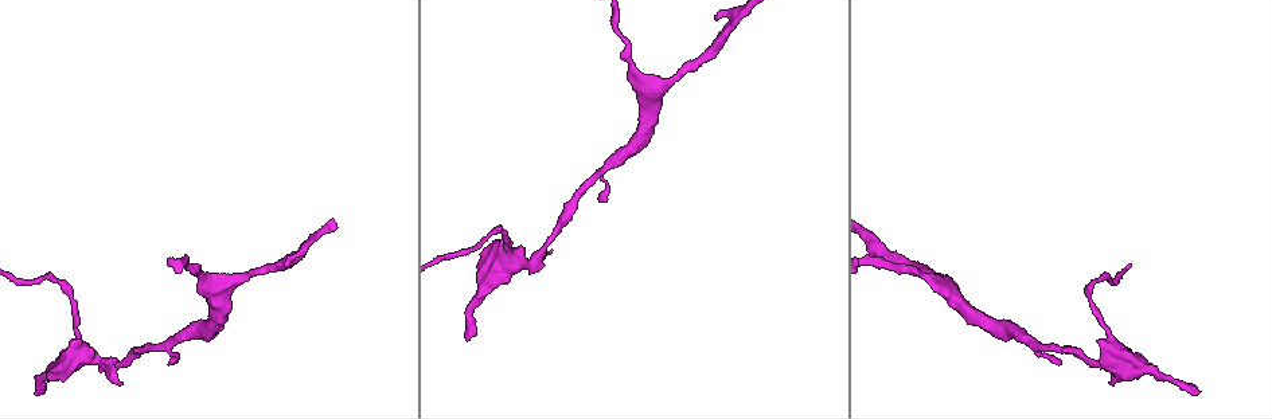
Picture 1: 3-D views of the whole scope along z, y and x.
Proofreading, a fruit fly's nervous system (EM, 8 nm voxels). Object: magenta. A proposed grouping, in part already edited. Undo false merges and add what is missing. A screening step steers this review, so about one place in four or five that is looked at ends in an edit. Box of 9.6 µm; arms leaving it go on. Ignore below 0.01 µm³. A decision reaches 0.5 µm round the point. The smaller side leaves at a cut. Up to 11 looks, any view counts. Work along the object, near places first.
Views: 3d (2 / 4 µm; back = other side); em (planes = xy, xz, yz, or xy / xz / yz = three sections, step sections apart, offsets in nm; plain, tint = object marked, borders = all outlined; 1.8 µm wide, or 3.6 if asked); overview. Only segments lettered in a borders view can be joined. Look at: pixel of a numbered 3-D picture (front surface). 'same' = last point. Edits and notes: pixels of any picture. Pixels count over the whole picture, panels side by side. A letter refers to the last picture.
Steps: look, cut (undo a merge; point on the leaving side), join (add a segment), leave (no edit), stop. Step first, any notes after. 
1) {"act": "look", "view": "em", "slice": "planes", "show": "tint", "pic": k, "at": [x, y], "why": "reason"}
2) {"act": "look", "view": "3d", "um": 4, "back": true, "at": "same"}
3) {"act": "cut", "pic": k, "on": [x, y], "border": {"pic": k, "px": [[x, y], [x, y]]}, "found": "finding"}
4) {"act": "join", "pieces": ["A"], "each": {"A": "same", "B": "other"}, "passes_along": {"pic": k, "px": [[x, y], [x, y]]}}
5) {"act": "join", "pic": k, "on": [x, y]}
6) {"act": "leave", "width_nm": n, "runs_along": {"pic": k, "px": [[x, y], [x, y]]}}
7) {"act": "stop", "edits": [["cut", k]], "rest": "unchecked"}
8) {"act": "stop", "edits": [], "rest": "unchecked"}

{"act": "look", "view": "em", "slice": "planes", "show": "borders", "pic": 1, "at": [1055, 363], "why": "tapers out"}

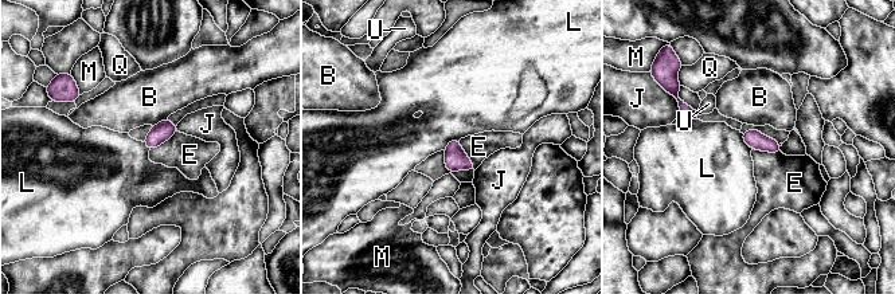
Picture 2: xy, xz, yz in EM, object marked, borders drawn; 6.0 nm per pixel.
{"act": "leave", "each": {"B": "other", "E": "other", "J": "other", "L": "other", "M": "other", "Q": "other", "U": "other"}, "border": {"pic": 2, "px": [[458, 140], [475, 169]]}, "found": "none of them fits"}

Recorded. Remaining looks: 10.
{"act": "look", "view": "em", "um": 3.6, "slice": "planes", "show": "borders", "pic": 1, "at": [718, 19], "why": "branch stops here"}

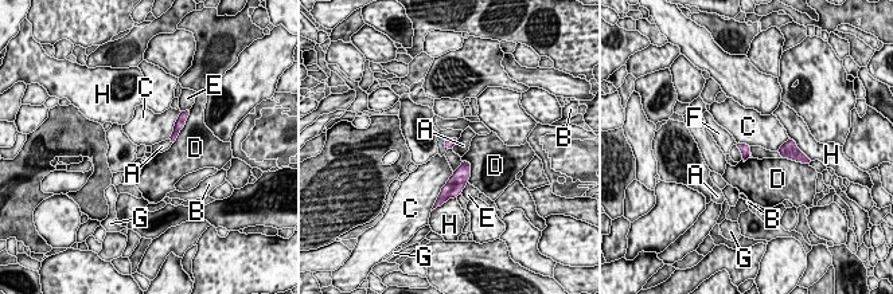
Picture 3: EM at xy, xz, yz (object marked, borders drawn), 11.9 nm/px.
{"act": "leave", "each": {"A": "other", "B": "other", "C": "other", "D": "other", "E": "other", "F": "other", "G": "other", "H": "other"}, "border": {"pic": 3, "px": [[179, 114], [168, 138]]}, "found": "none of them fits"}

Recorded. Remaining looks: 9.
{"act": "look", "view": "3d", "um": 2, "pic": 1, "at": [948, 288]}

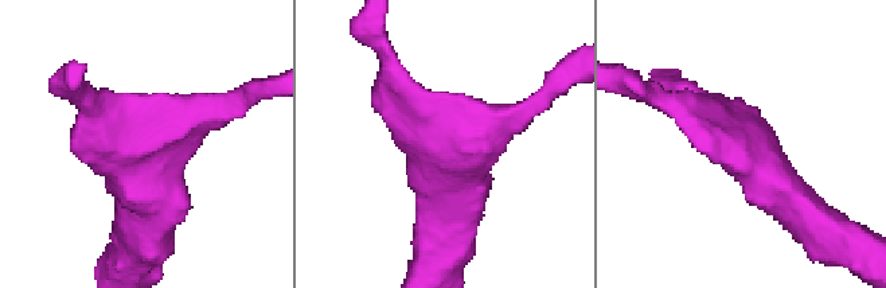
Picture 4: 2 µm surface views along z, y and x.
{"act": "look", "view": "em", "slice": "xy", "step": 8, "show": "tint", "pic": 4, "at": [753, 144]}

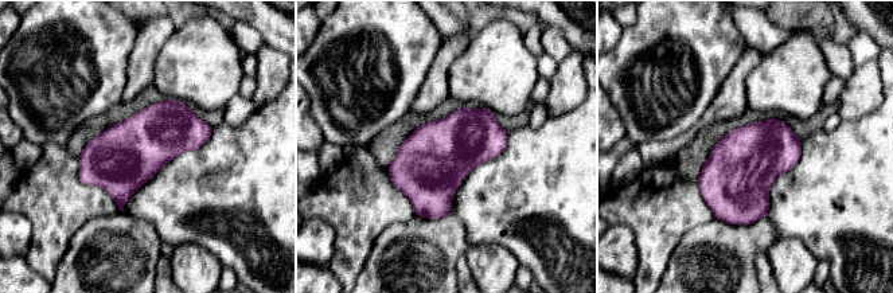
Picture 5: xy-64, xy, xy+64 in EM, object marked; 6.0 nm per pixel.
{"act": "look", "view": "em", "slice": "planes", "show": "borders", "at": "same"}

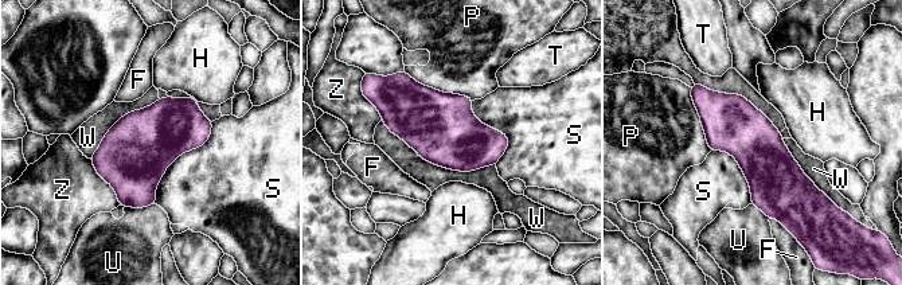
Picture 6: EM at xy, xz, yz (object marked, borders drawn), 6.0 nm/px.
{"act": "leave", "longest_contact_nm": ["W", 750], "each": {"F": "other", "H": "other", "P": "other", "S": "other", "T": "other", "U": "other", "W": "other", "Z": "other"}, "runs_along": {"pic": 6, "px": [[696, 88], [764, 157], [781, 215]]}, "found": "all the same cell"}

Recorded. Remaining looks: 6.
{"act": "look", "view": "3d", "um": 4, "pic": 1, "at": [1119, 354], "why": "thick turns thin"}

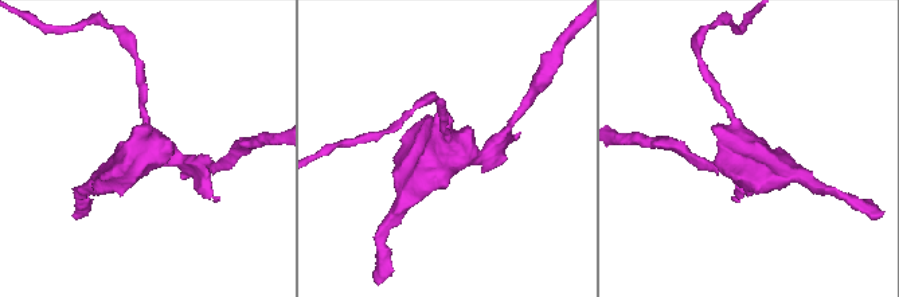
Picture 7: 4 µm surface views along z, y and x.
{"act": "look", "view": "em", "slice": "planes", "show": "tint", "pic": 7, "at": [747, 152], "why": "shape alone is not enough"}

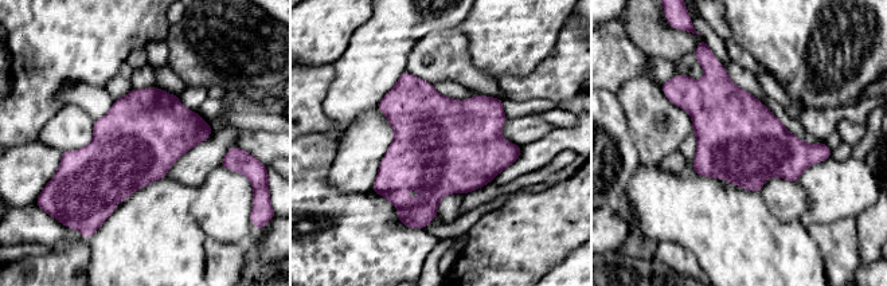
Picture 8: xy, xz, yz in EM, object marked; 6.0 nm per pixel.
{"act": "look", "view": "em", "slice": "planes", "show": "borders", "at": "same"}

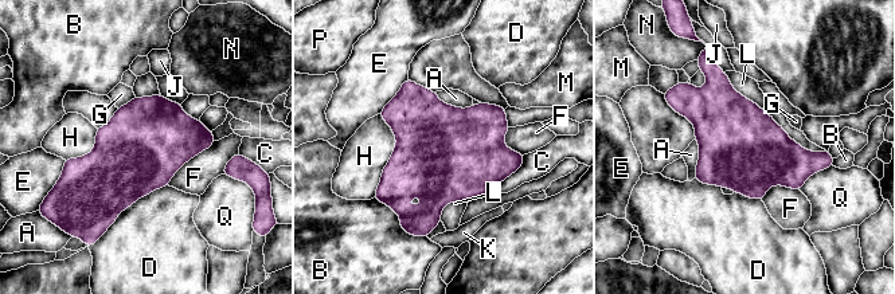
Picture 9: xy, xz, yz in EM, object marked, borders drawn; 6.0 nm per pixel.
{"act": "leave", "longest_contact_nm": ["L", 750], "each": {"A": "other", "B": "other", "C": "other", "D": "other", "E": "other", "F": "other", "G": "other", "H": "other", "J": "other", "K": "other", "L": "other", "M": "other", "N": "other", "P": "other", "Q": "other"}, "border": {"pic": 9, "px": [[215, 141], [191, 157], [167, 184]]}, "found": "continuous, no second cell"}

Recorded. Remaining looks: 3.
{"act": "look", "view": "em", "slice": "xy", "step": 8, "show": "tint", "pic": 1, "at": [468, 340], "why": "thin end"}

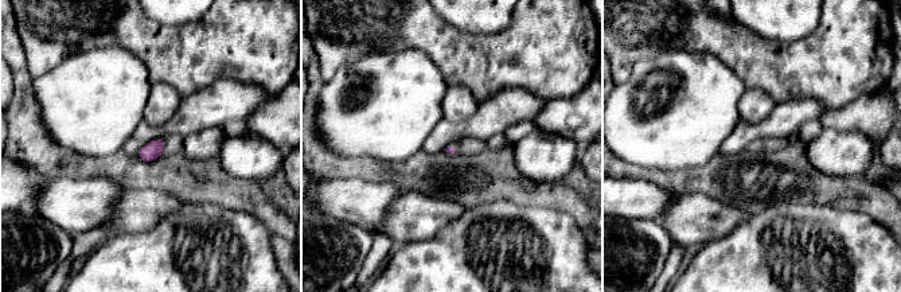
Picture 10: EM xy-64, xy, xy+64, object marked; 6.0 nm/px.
{"act": "look", "view": "em", "slice": "yz", "step": 8, "show": "borders", "at": "same", "why": "cut it another way"}

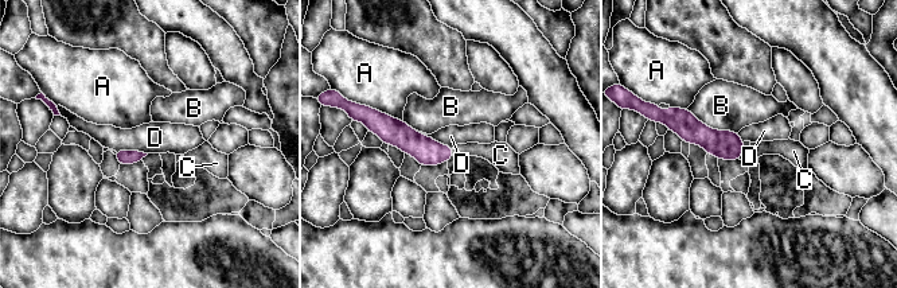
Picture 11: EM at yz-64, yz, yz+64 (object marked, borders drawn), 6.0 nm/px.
{"act": "join", "pieces": ["C"], "longest_contact_nm": ["B", 340], "each": {"A": "other", "B": "other", "C": "same", "D": "other"}, "passes_along": {"pic": 11, "px": [[426, 151], [452, 152], [494, 152]]}, "found": "it goes on there"}

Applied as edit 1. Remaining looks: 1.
{"act": "stop", "edits": [["join", 11]], "rest": "unchecked"}

